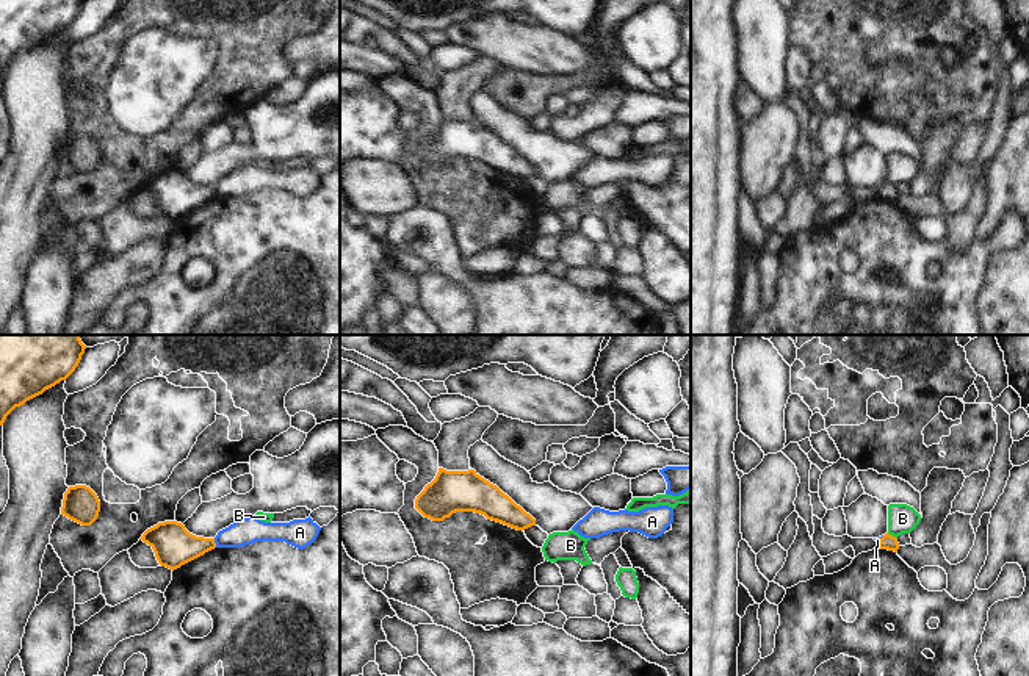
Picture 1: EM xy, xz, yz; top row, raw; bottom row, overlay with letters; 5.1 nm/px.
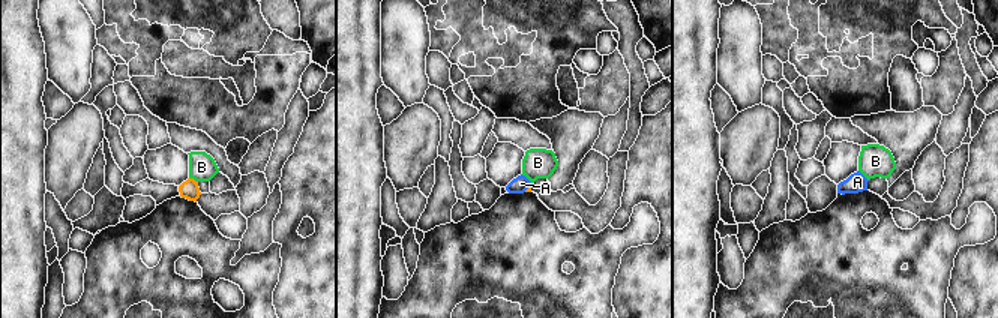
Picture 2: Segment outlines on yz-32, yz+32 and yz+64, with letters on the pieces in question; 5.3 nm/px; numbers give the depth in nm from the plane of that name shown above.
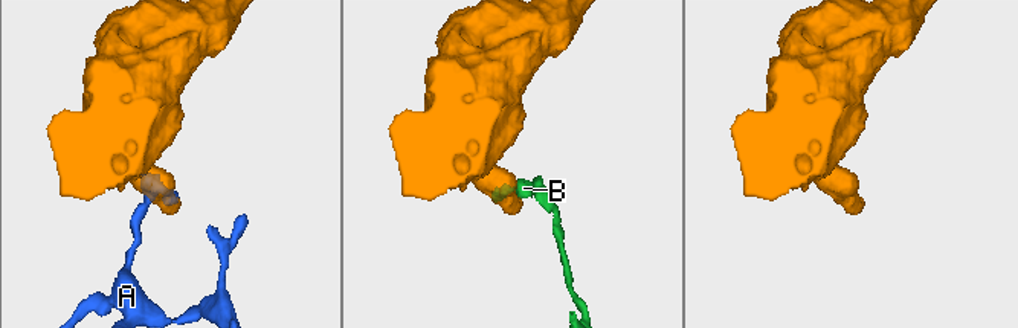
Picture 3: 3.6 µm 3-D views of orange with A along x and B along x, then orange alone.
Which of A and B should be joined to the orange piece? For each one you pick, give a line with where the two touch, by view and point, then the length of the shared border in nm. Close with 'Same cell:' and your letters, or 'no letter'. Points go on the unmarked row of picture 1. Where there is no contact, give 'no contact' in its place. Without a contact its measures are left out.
Same cell: no letter

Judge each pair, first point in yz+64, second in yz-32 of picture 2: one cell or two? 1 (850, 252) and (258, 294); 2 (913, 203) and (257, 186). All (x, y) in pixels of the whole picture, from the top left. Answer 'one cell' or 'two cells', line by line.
1: one cell
2: two cells

